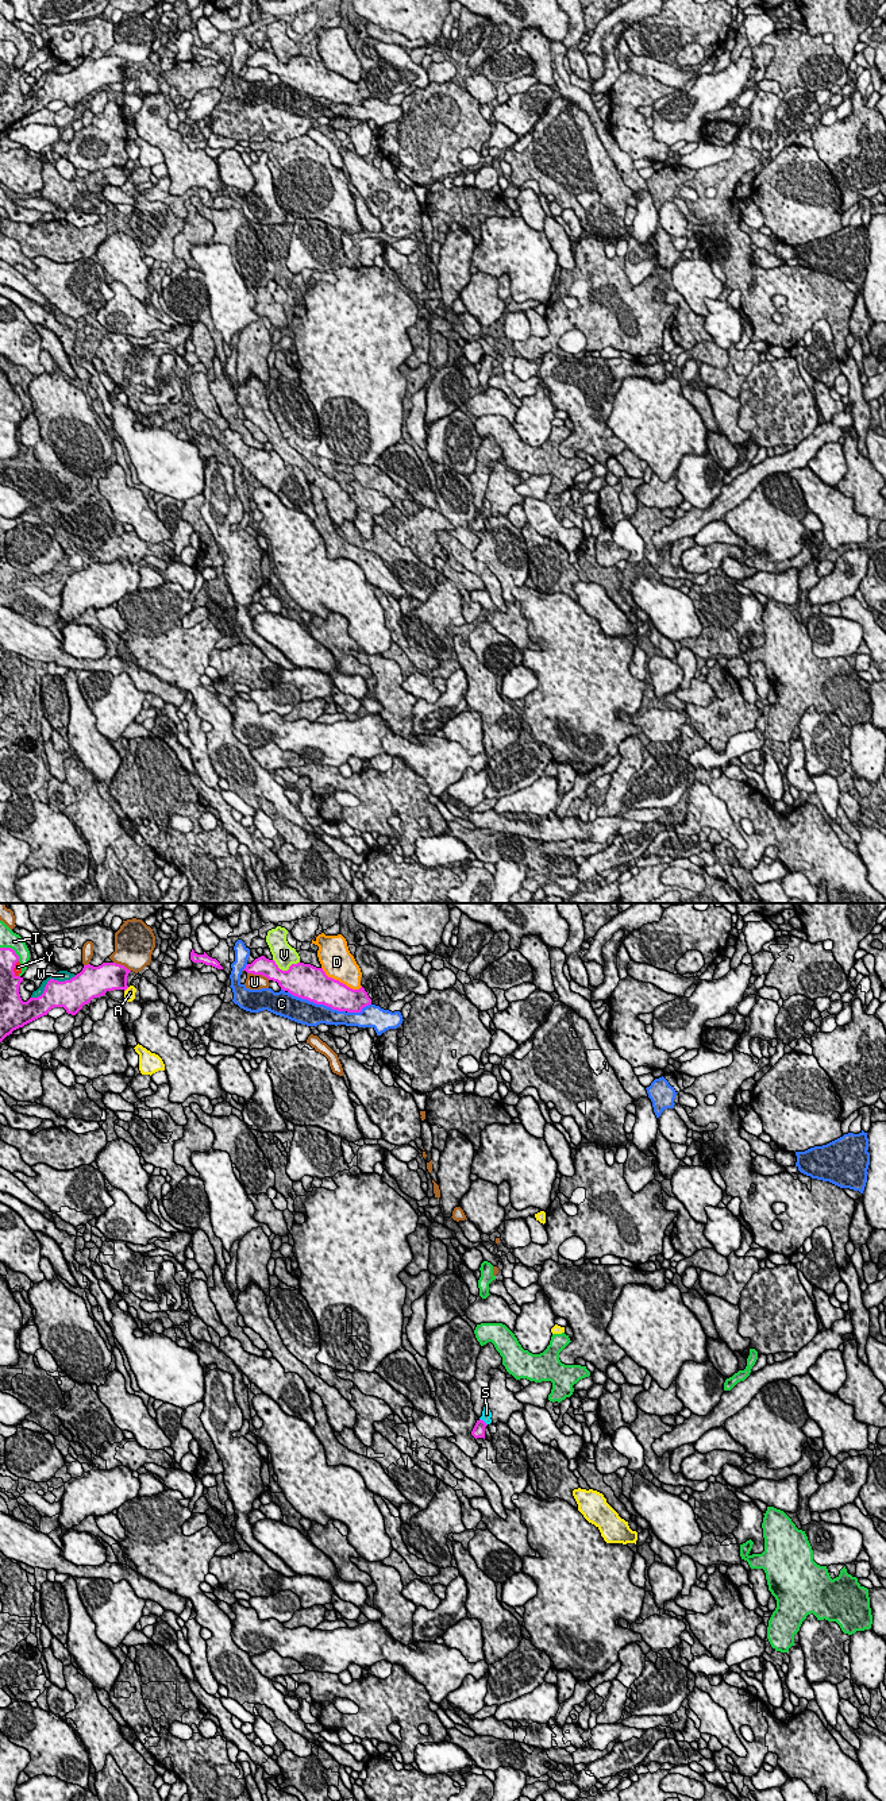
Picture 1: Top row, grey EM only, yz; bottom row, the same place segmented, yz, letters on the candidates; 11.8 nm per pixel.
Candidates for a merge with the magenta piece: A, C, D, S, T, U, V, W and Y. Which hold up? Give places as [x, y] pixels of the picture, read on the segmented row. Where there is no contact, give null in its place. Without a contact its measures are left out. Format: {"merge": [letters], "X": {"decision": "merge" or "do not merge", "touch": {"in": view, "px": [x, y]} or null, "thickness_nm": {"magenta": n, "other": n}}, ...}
{"merge": ["S"], "A": {"decision": "do not merge", "touch": {"in": "yz", "px": [126, 988]}, "thickness_nm": {"magenta": 340, "other": 130}}, "C": {"decision": "do not merge", "touch": {"in": "yz", "px": [316, 1003]}, "thickness_nm": {"magenta": 400, "other": 300}}, "D": {"decision": "do not merge", "touch": {"in": "yz", "px": [339, 982]}, "thickness_nm": {"magenta": 360, "other": 380}}, "S": {"decision": "merge", "touch": {"in": "yz", "px": [484, 1422]}, "thickness_nm": {"magenta": 160, "other": 120}}, "T": {"decision": "do not merge", "touch": {"in": "yz", "px": [12, 949]}, "thickness_nm": {"magenta": 200, "other": 200}}, "U": {"decision": "do not merge", "touch": {"in": "yz", "px": [258, 974]}, "thickness_nm": {"magenta": 220, "other": 190}}, "V": {"decision": "do not merge", "touch": {"in": "yz", "px": [285, 971]}, "thickness_nm": {"magenta": 420, "other": 280}}, "W": {"decision": "do not merge", "touch": {"in": "yz", "px": [50, 979]}, "thickness_nm": {"magenta": 320, "other": 130}}, "Y": {"decision": "do not merge", "touch": {"in": "yz", "px": [14, 967]}, "thickness_nm": {"magenta": 240, "other": 100}}}

